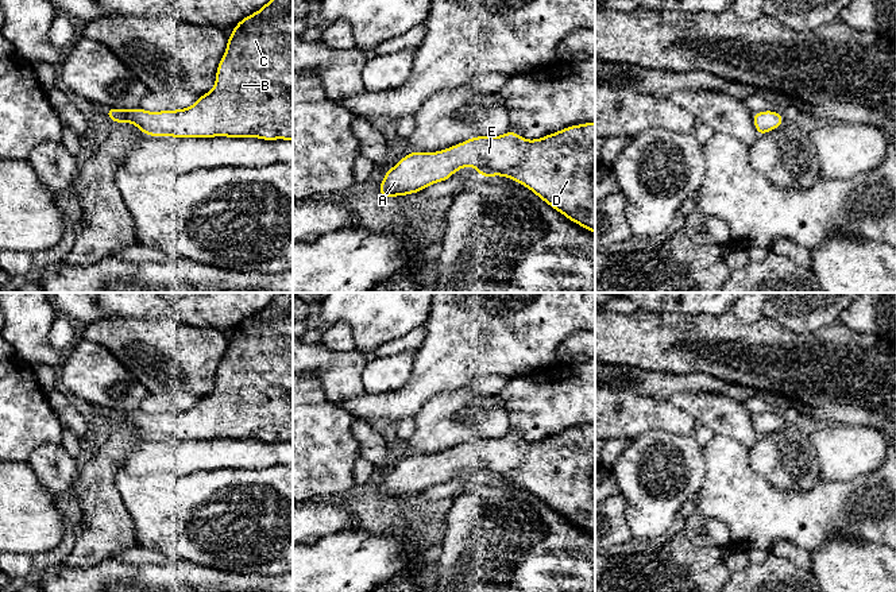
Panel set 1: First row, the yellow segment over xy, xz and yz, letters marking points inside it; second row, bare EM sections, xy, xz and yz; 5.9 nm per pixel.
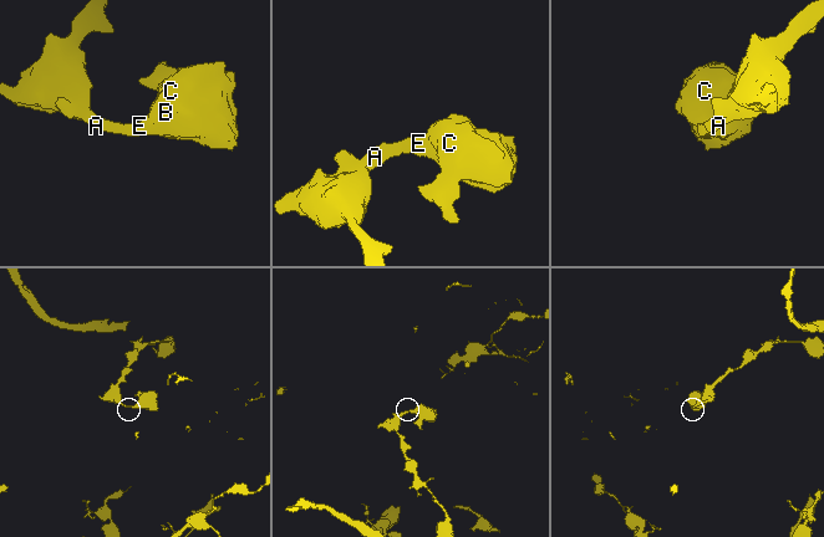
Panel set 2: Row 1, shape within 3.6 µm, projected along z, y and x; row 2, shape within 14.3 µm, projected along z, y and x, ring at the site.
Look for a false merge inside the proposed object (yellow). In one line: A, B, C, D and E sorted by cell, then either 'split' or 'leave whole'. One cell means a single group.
groups A B C D E; leave whole

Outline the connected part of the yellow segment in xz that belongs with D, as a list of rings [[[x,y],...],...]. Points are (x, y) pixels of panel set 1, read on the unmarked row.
[[[595,423],[569,427],[536,442],[526,442],[515,433],[507,433],[502,438],[474,438],[437,454],[412,453],[386,473],[378,495],[381,499],[390,500],[422,494],[426,488],[444,484],[461,469],[470,468],[474,468],[480,479],[502,477],[524,487],[569,523],[595,537]]]

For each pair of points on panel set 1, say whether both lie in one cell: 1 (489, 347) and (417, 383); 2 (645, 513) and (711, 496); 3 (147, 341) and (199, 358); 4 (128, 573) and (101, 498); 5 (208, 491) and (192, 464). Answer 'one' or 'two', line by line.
1: one
2: two
3: one
4: two
5: two

